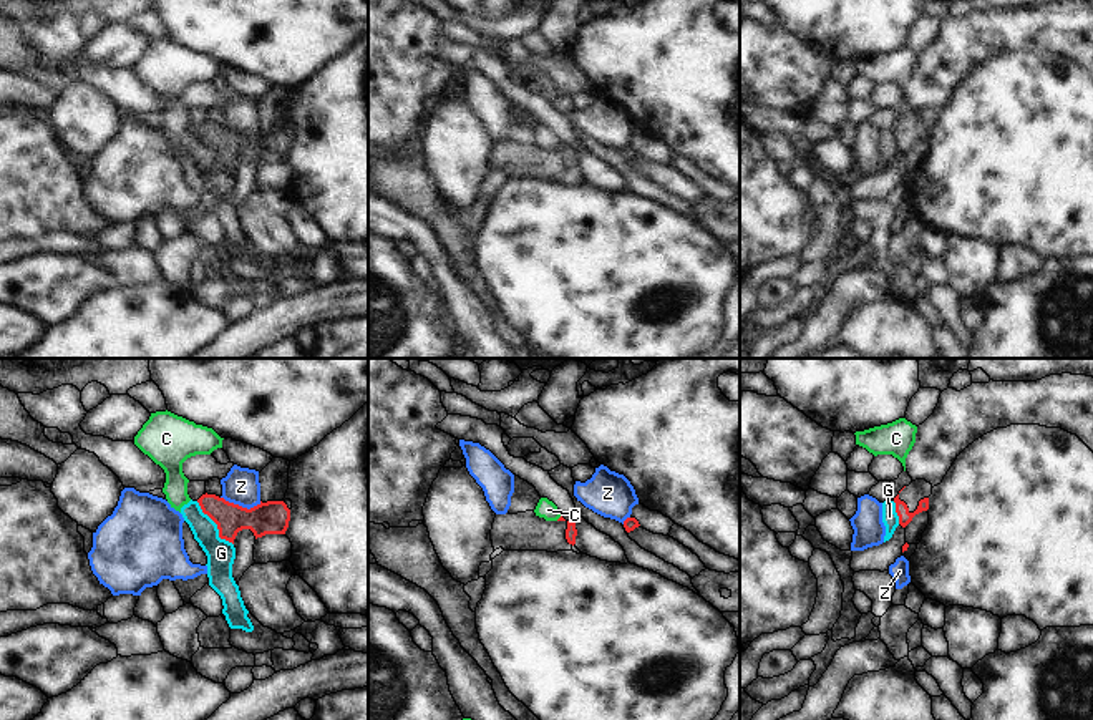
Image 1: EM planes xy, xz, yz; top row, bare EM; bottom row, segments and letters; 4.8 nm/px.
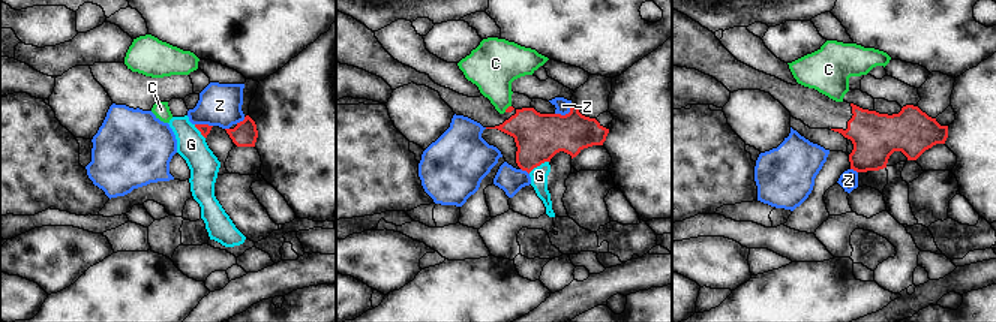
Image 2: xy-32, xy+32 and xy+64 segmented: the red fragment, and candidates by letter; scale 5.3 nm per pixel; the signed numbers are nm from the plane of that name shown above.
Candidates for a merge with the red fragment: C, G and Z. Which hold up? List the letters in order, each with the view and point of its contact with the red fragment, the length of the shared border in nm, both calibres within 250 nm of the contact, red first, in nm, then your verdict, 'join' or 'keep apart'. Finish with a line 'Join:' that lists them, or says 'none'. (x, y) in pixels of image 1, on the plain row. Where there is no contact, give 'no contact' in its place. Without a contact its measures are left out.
C: xz (559, 146) | 40 nm | 20/90 nm | keep apart
G: xy (218, 155) | 280 nm | 160/140 nm | keep apart
Z: xy (241, 135) | 200 nm | 160/180 nm | keep apart
Join: none

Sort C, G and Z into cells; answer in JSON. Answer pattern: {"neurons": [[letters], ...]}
{"neurons": [["C", "G"], ["Z"]]}

